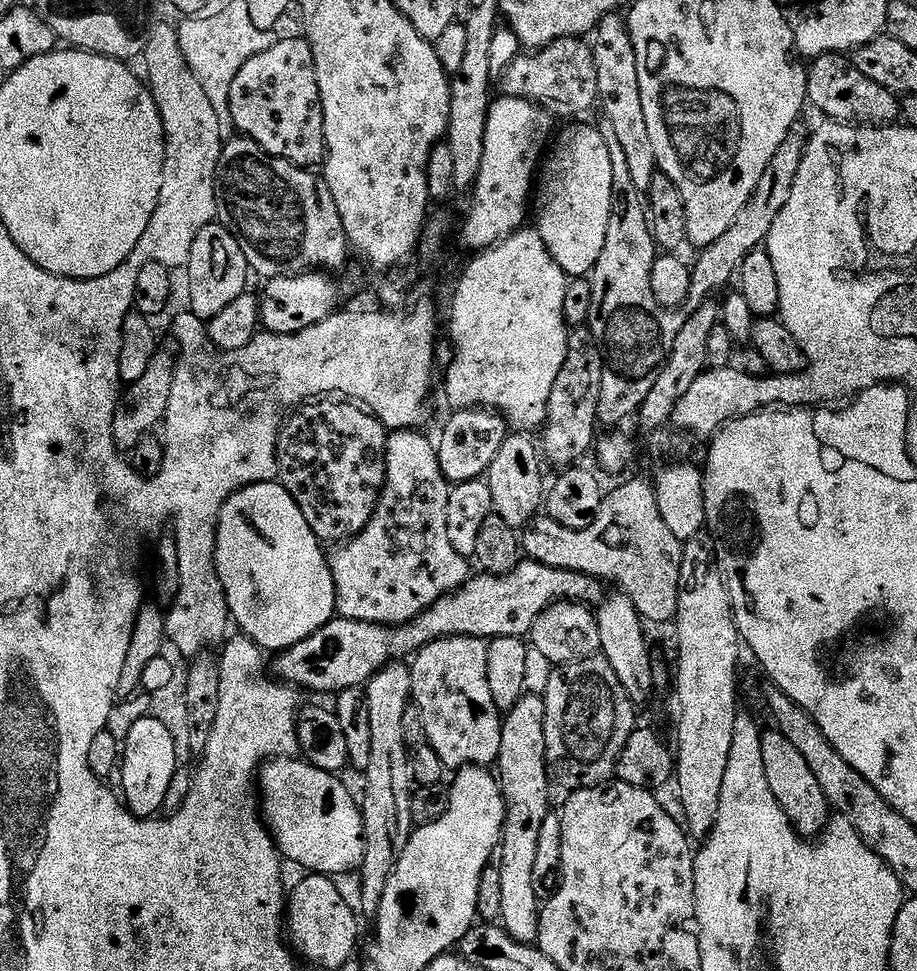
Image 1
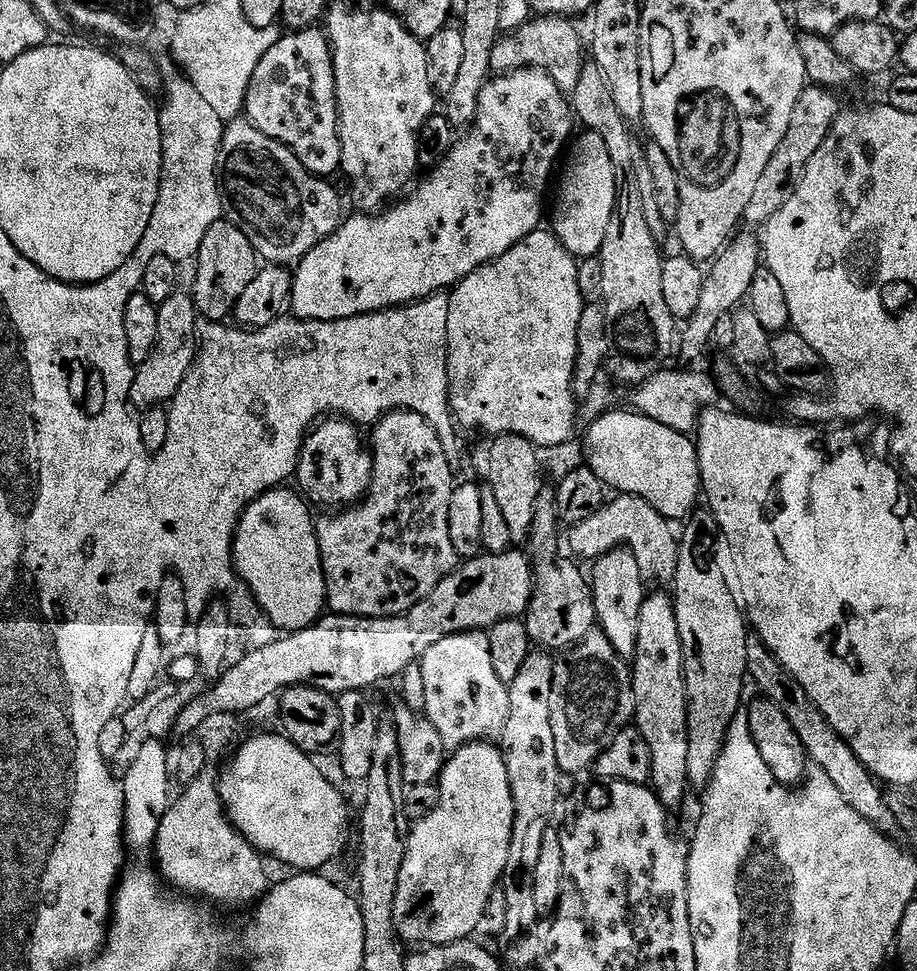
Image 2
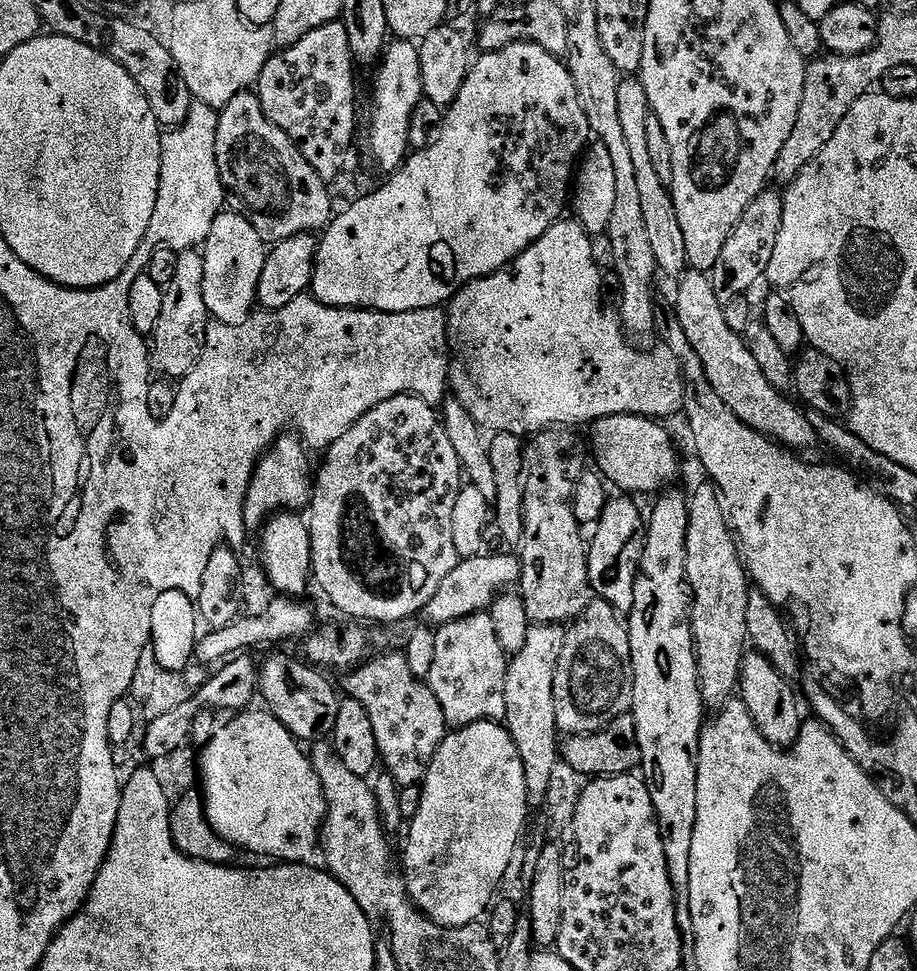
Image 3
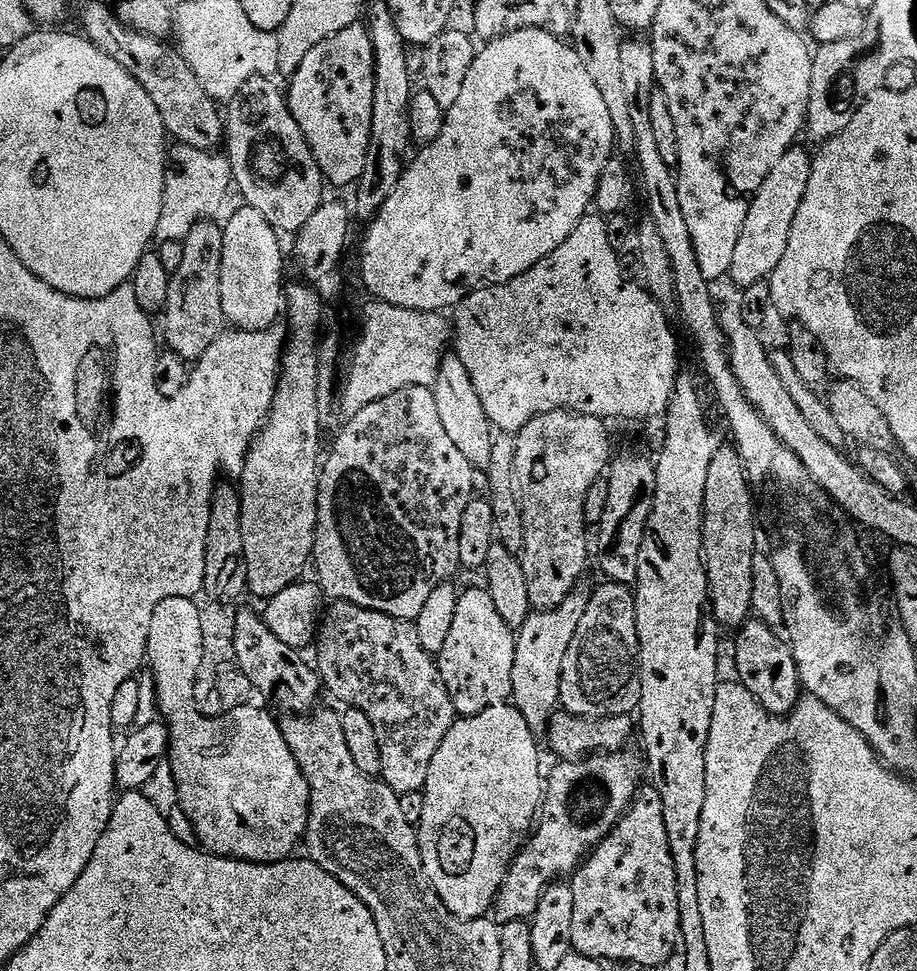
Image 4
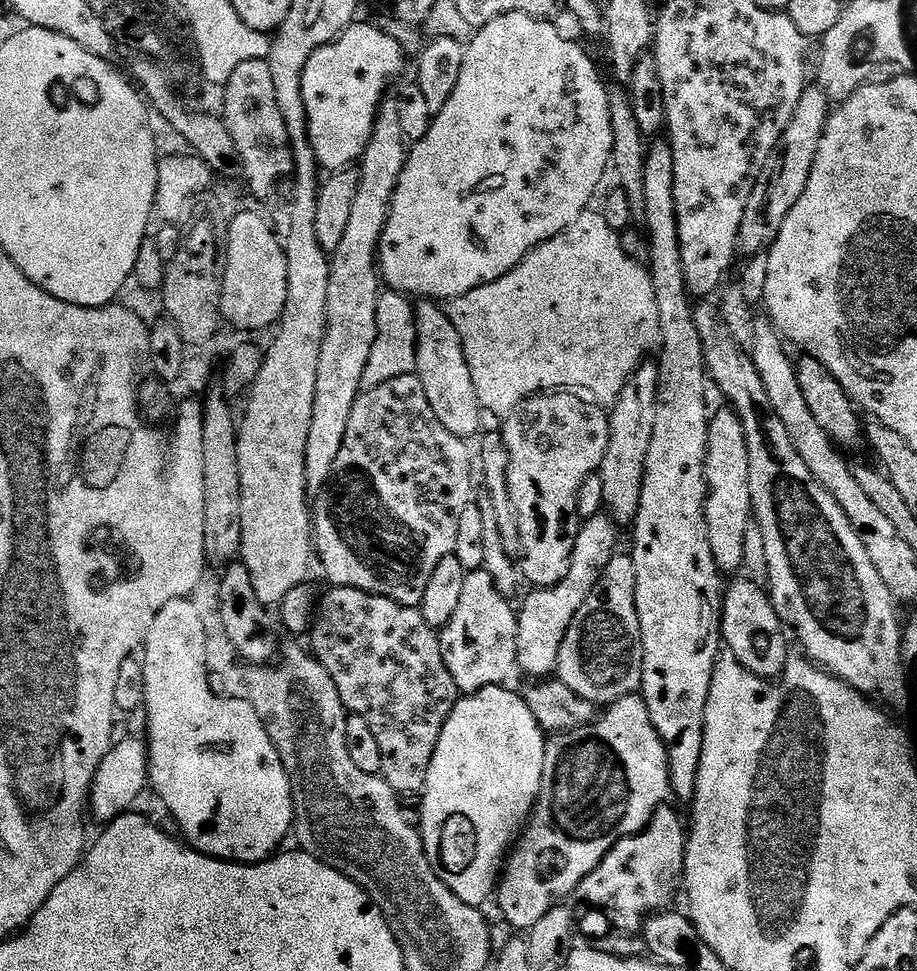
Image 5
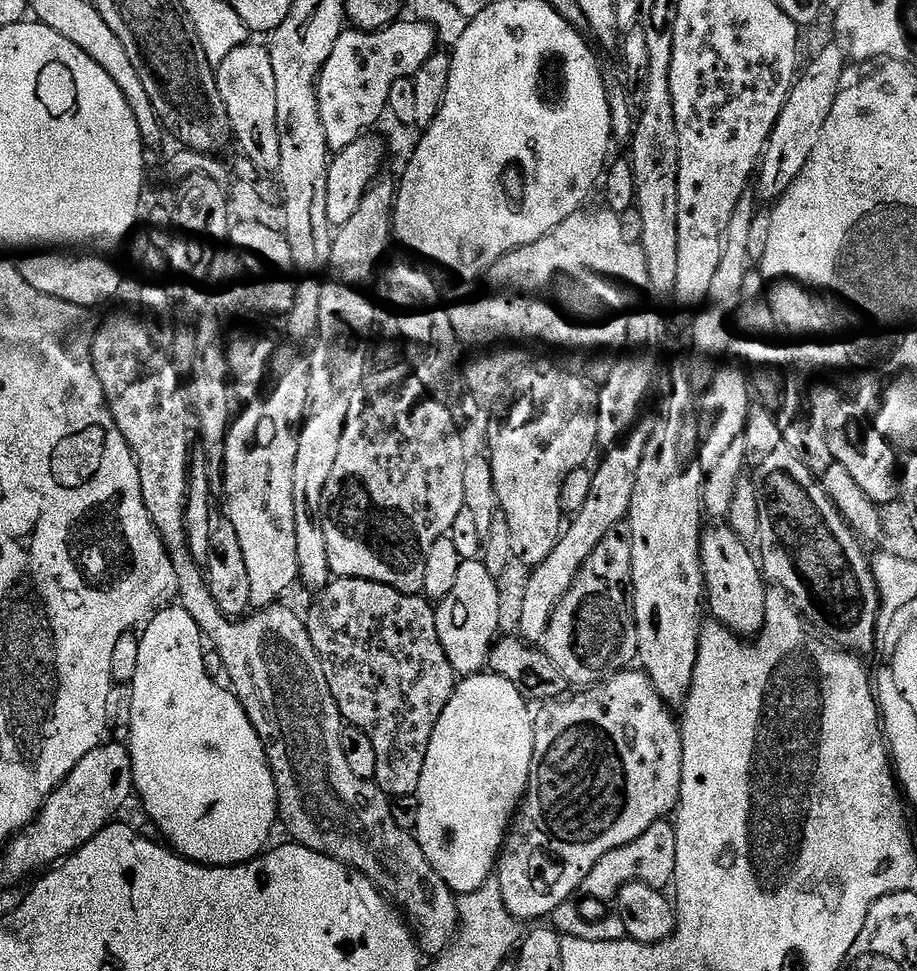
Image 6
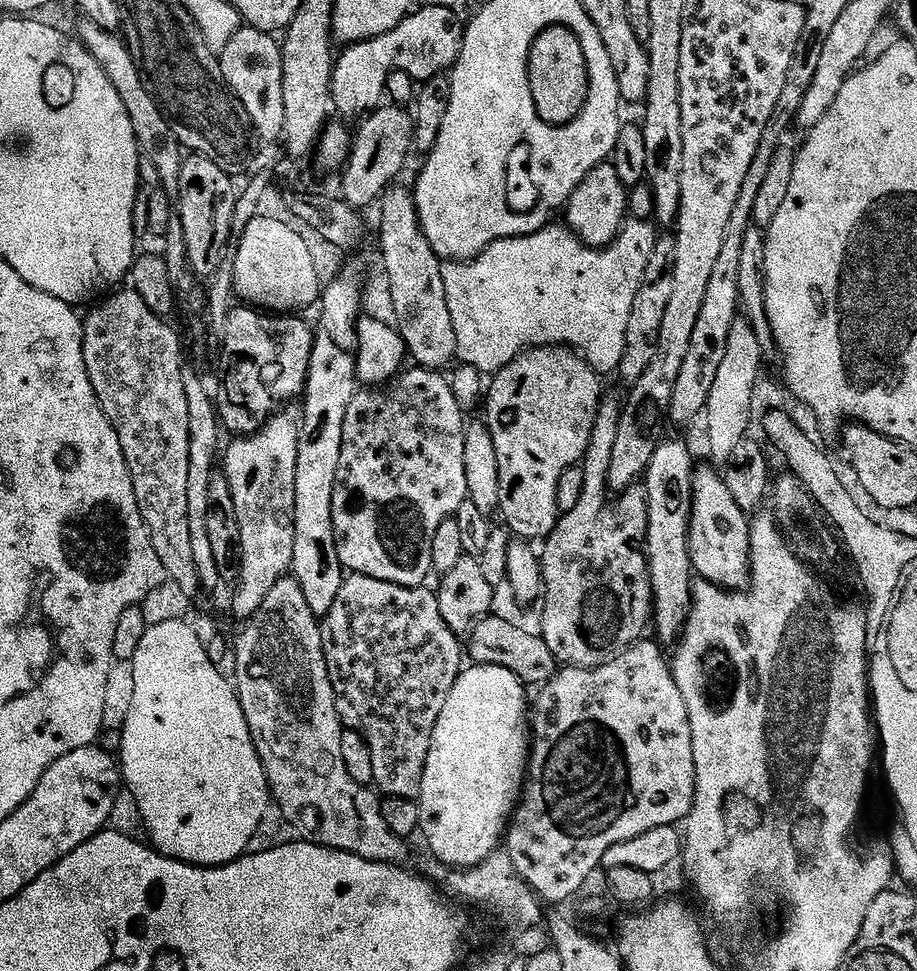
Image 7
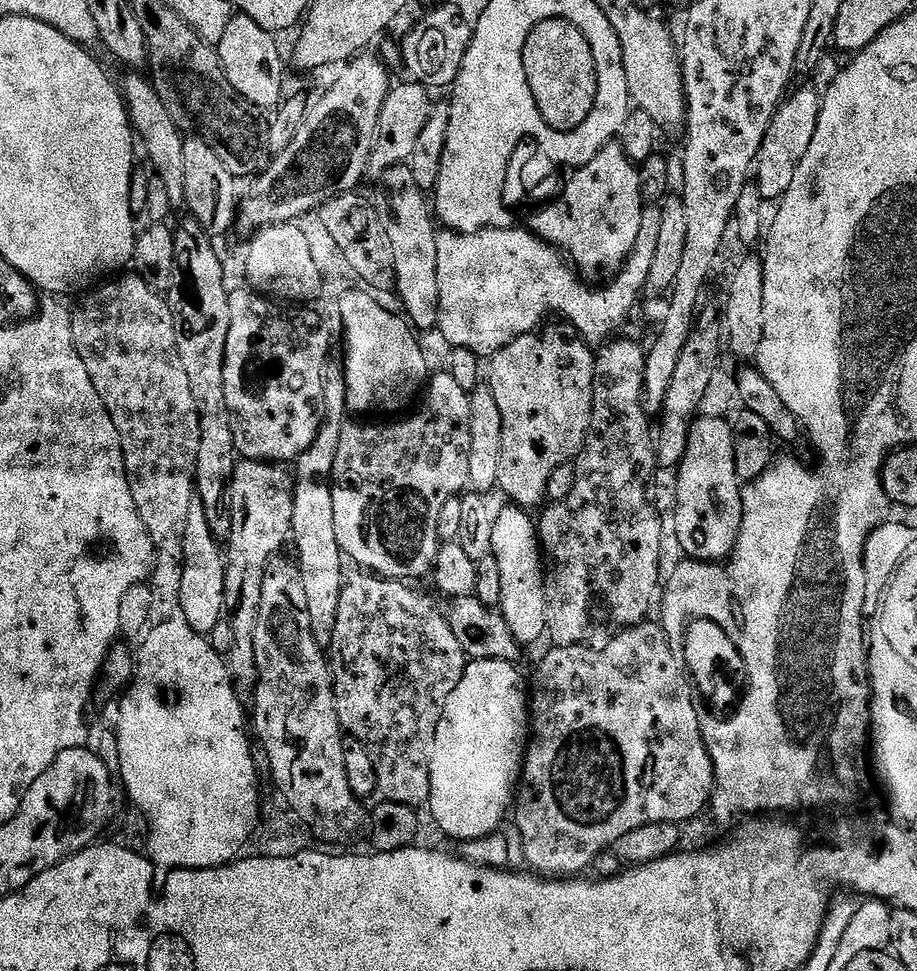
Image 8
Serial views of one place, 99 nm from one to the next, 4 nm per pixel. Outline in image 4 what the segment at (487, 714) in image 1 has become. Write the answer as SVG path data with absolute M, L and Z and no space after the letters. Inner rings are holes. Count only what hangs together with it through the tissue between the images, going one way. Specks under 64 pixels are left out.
M480 587L461 591L453 626L438 655L440 677L457 713L476 716L483 708L493 708L511 697L515 649L516 632L502 622L502 614L494 610L494 602L487 590Z

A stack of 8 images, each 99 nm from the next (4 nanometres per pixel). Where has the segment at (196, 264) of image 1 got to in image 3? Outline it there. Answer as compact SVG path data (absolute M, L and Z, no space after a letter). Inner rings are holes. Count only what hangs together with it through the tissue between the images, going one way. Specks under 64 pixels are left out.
M222 210L214 218L214 226L210 226L208 239L202 245L202 255L205 264L202 294L209 317L218 323L246 322L257 307L258 278L262 278L268 257L265 240L246 218L234 211Z

